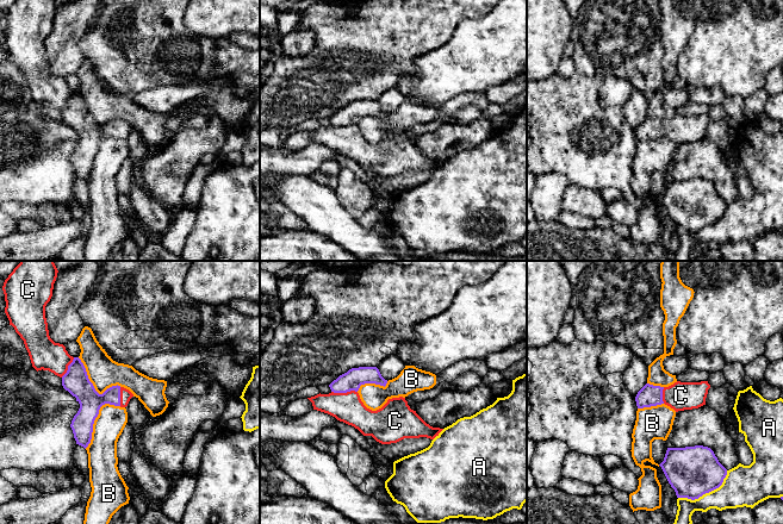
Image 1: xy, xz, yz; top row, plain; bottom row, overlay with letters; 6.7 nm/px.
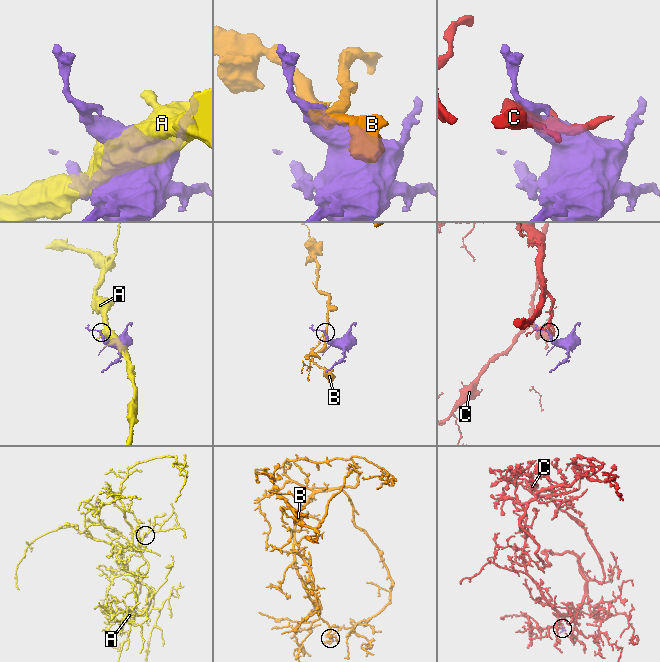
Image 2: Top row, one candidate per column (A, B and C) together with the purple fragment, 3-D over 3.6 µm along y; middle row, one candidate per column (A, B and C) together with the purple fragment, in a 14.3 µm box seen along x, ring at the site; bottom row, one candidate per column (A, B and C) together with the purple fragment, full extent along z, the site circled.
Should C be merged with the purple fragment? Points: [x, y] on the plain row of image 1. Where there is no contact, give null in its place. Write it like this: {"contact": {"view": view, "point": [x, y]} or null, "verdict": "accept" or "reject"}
{"contact": {"view": "xz", "point": [345, 125]}, "verdict": "accept"}

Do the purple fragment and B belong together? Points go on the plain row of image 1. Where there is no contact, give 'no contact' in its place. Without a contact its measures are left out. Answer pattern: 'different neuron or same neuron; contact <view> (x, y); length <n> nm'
different neuron; contact xy (95, 150); length 380 nm

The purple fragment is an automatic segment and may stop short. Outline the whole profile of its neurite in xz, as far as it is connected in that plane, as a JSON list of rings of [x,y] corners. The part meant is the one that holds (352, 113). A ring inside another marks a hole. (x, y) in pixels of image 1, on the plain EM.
[[[377,100],[352,101],[334,113],[329,127],[307,131],[313,143],[328,146],[337,154],[358,162],[363,169],[372,169],[381,177],[397,176],[404,171],[427,170],[434,173],[443,163],[427,157],[411,143],[405,131],[392,131],[379,143],[367,142],[358,126],[361,118],[386,119]]]

